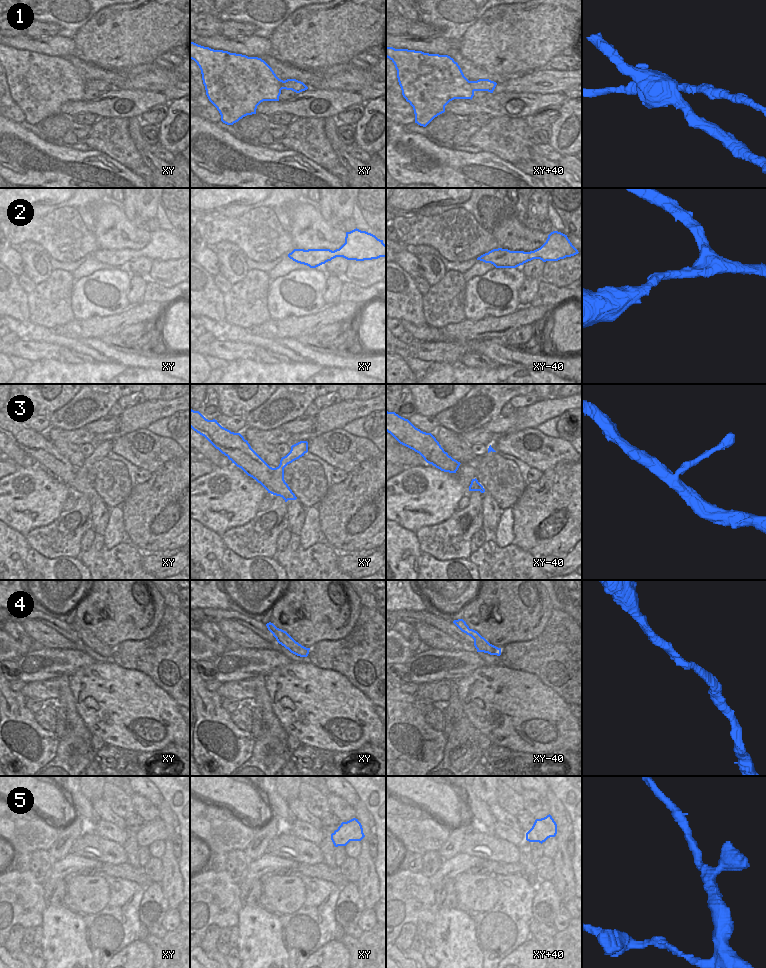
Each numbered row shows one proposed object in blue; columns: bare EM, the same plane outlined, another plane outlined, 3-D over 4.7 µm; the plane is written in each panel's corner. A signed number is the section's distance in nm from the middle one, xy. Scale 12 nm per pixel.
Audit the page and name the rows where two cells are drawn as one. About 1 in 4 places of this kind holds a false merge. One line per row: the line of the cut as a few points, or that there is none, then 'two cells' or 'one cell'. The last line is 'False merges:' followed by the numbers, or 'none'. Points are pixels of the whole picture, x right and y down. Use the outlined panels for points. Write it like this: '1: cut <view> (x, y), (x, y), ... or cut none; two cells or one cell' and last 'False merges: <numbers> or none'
1: cut xy+40 (469, 81), (470, 86), (474, 90); two cells
2: cut none; one cell
3: cut none; one cell
4: cut none; one cell
5: cut none; one cell
False merges: 1

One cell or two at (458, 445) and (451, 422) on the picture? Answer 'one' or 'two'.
two

